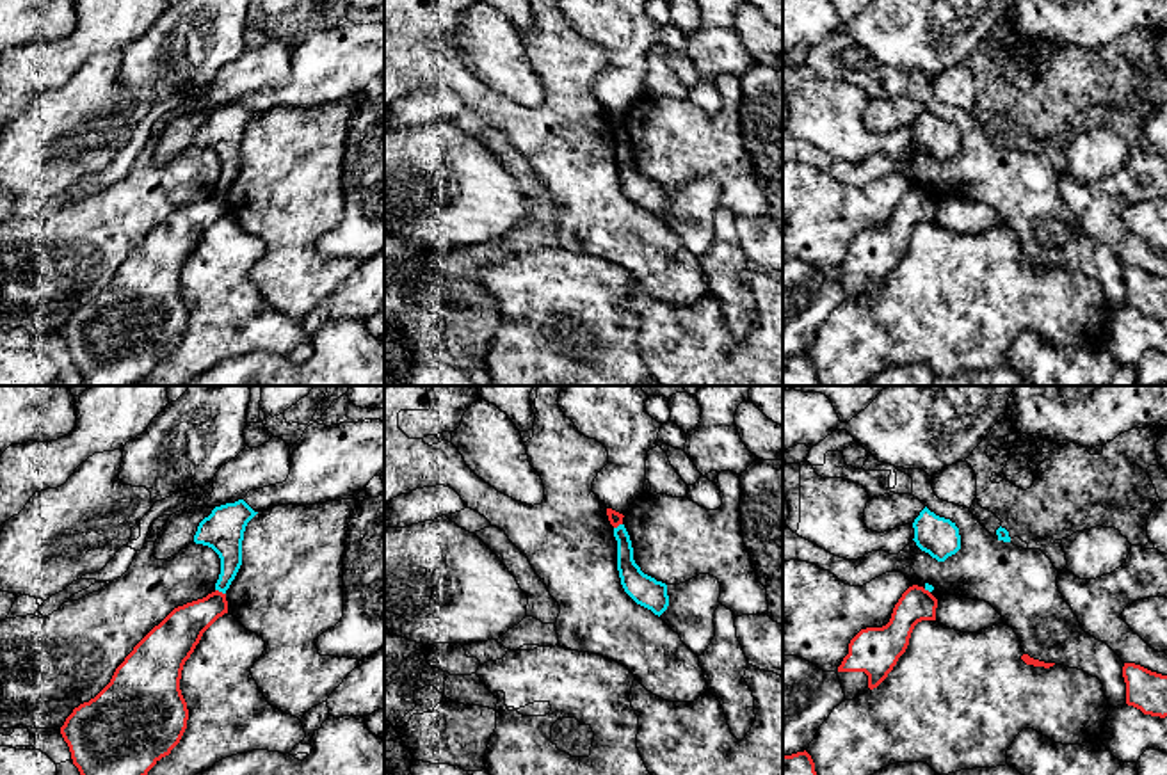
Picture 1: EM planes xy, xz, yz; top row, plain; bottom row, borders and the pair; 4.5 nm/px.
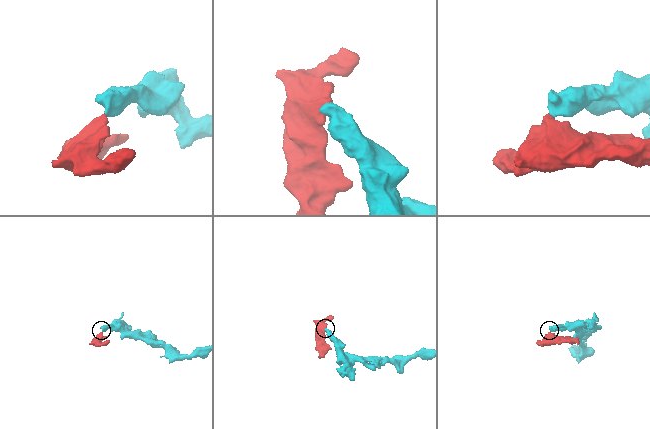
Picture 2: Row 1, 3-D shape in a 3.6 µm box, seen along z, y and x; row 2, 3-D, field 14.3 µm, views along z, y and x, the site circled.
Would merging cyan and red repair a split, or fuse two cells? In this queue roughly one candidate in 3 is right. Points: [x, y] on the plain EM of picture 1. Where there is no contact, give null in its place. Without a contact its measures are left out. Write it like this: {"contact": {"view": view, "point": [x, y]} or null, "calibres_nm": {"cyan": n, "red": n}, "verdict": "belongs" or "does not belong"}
{"contact": {"view": "xy", "point": [221, 192]}, "calibres_nm": {"cyan": 170, "red": 190}, "verdict": "does not belong"}

